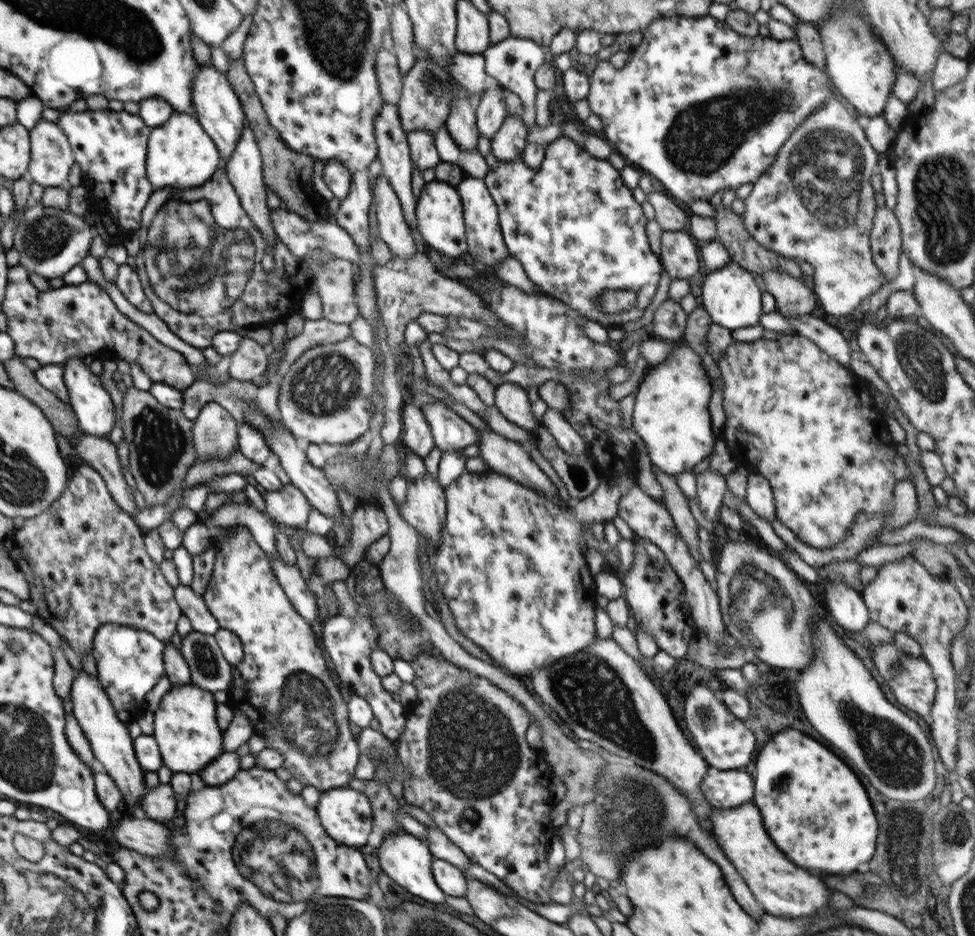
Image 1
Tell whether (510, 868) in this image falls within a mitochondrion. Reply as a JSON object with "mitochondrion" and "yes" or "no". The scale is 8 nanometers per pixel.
{"mitochondrion":"no"}

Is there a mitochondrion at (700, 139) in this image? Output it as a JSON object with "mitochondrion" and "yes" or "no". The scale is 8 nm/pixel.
{"mitochondrion":"yes"}

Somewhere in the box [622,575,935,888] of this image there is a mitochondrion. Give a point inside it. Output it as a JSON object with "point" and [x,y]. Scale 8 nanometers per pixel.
{"point":[896,758]}

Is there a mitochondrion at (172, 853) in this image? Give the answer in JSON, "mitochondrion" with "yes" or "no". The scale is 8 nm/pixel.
{"mitochondrion":"no"}

